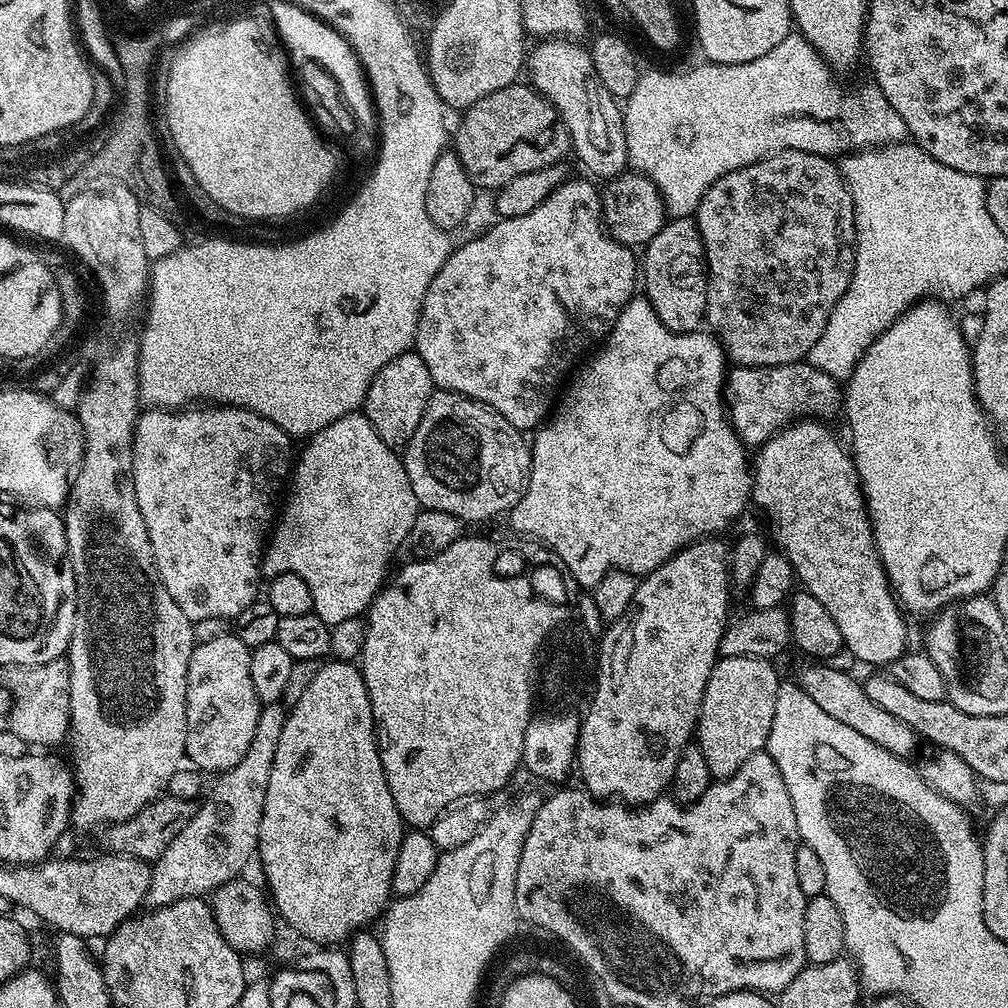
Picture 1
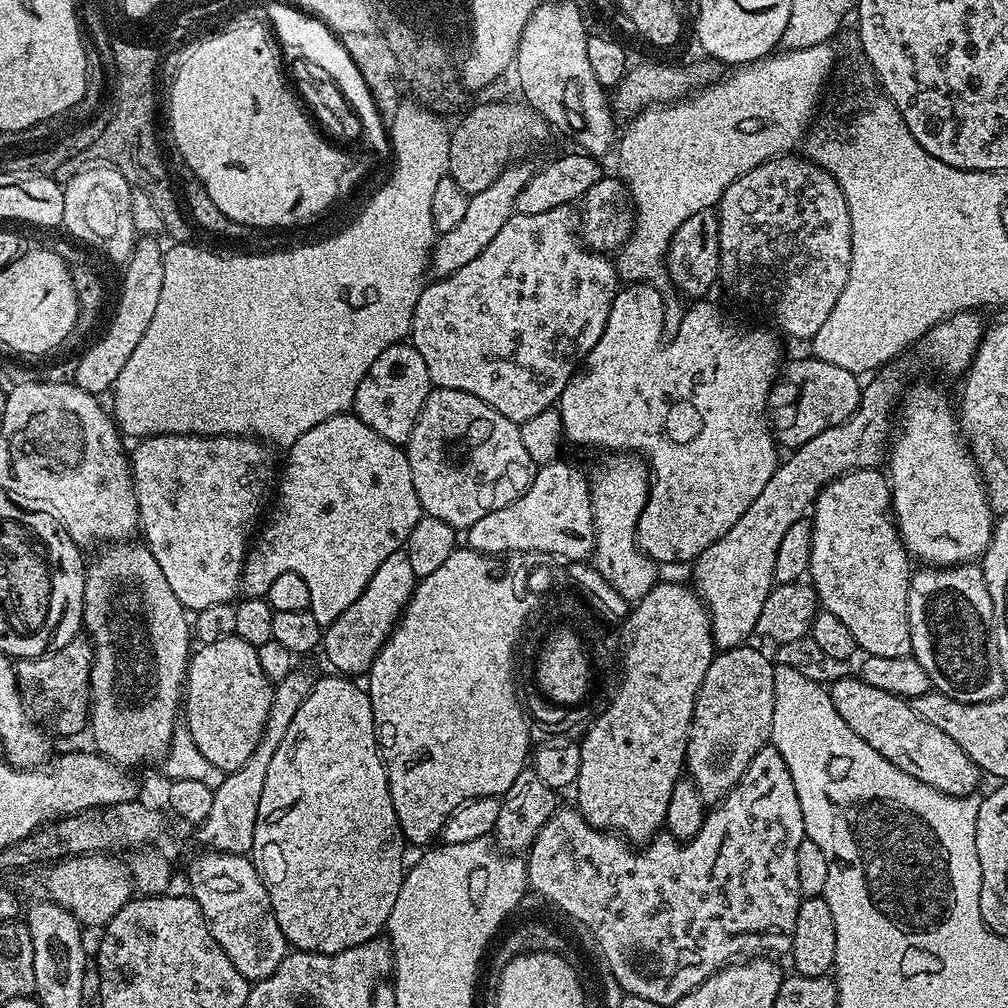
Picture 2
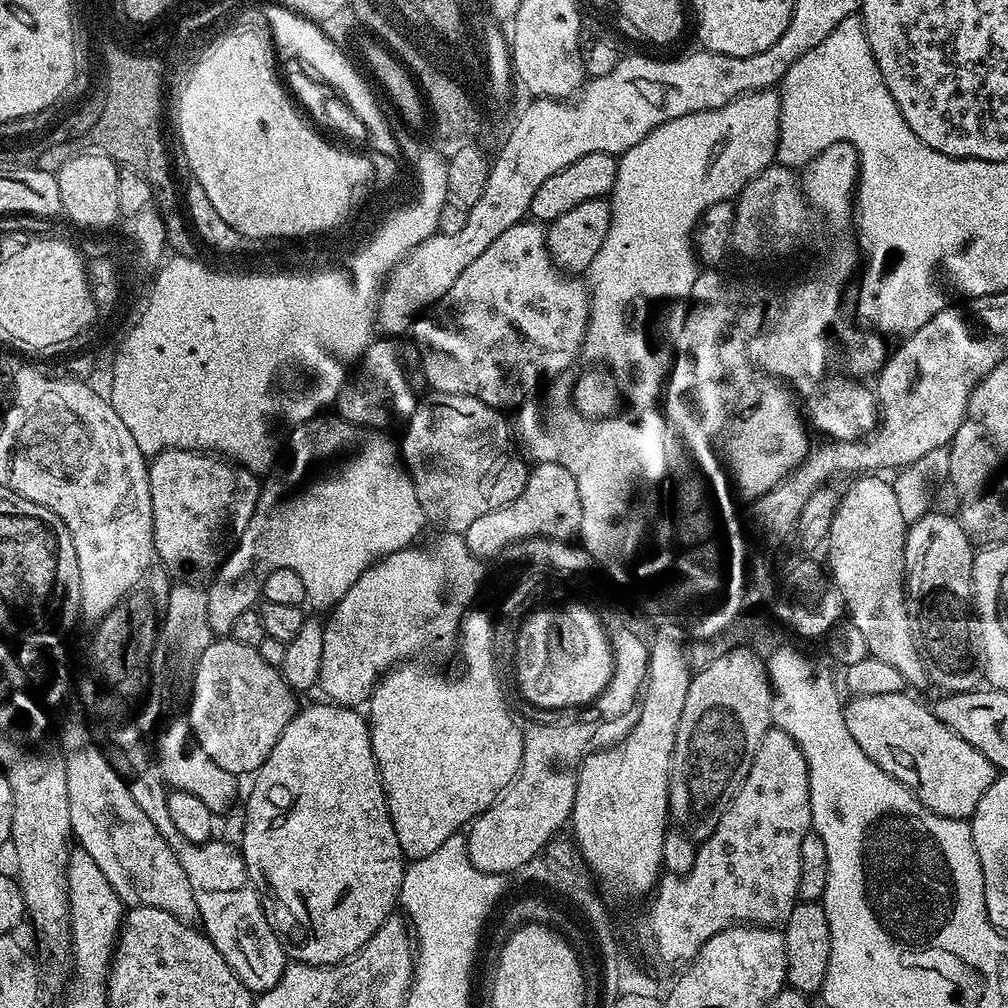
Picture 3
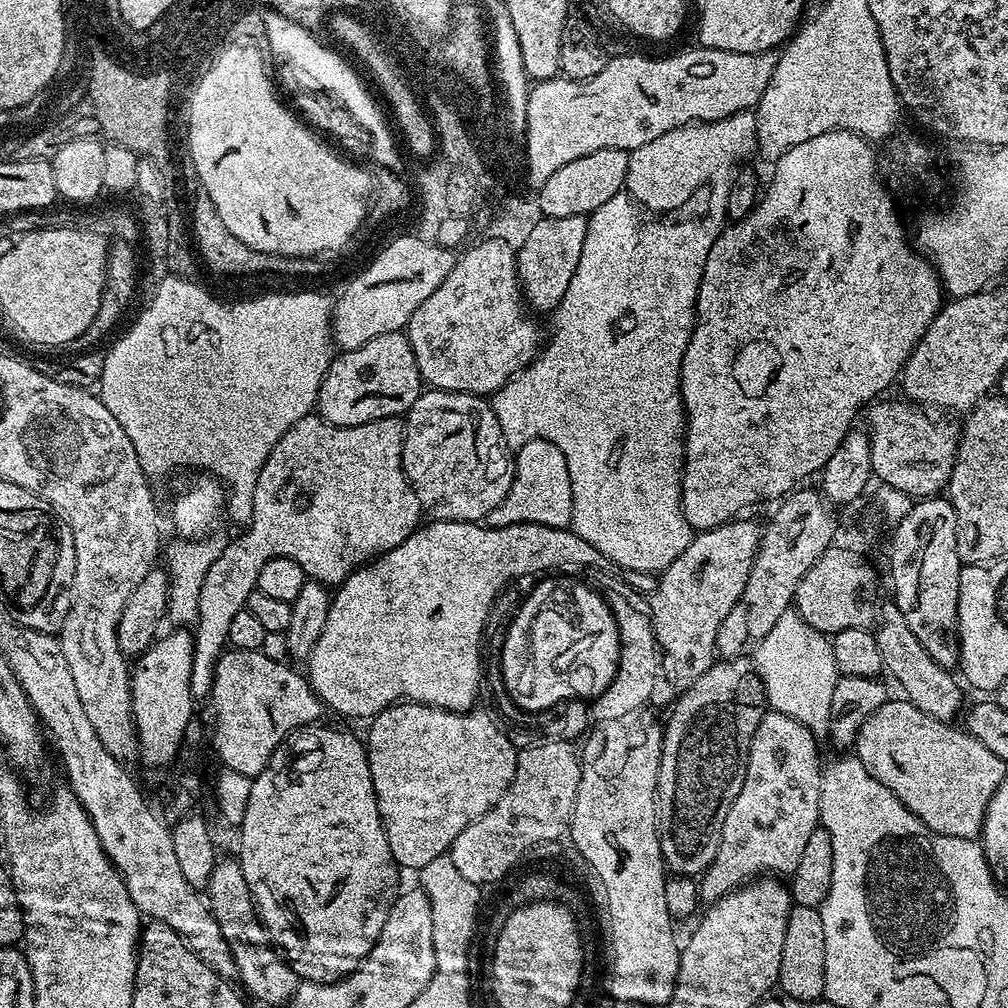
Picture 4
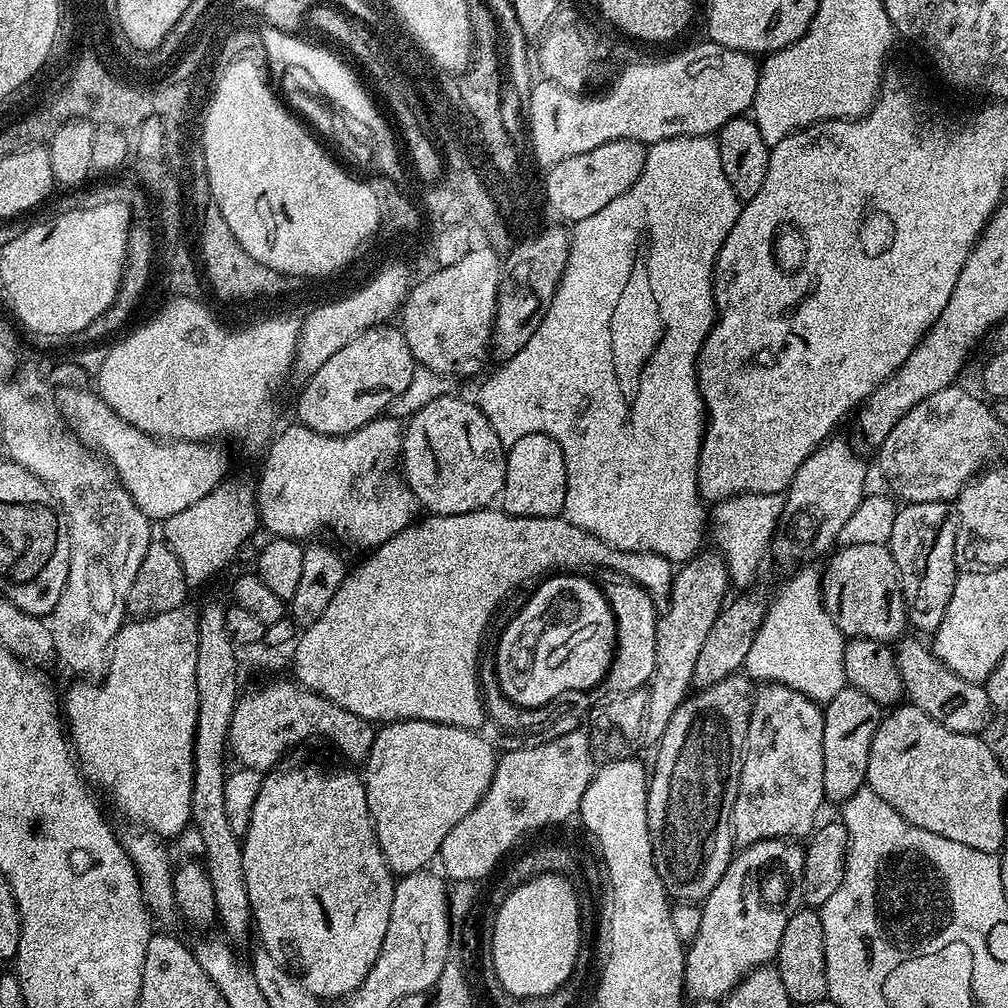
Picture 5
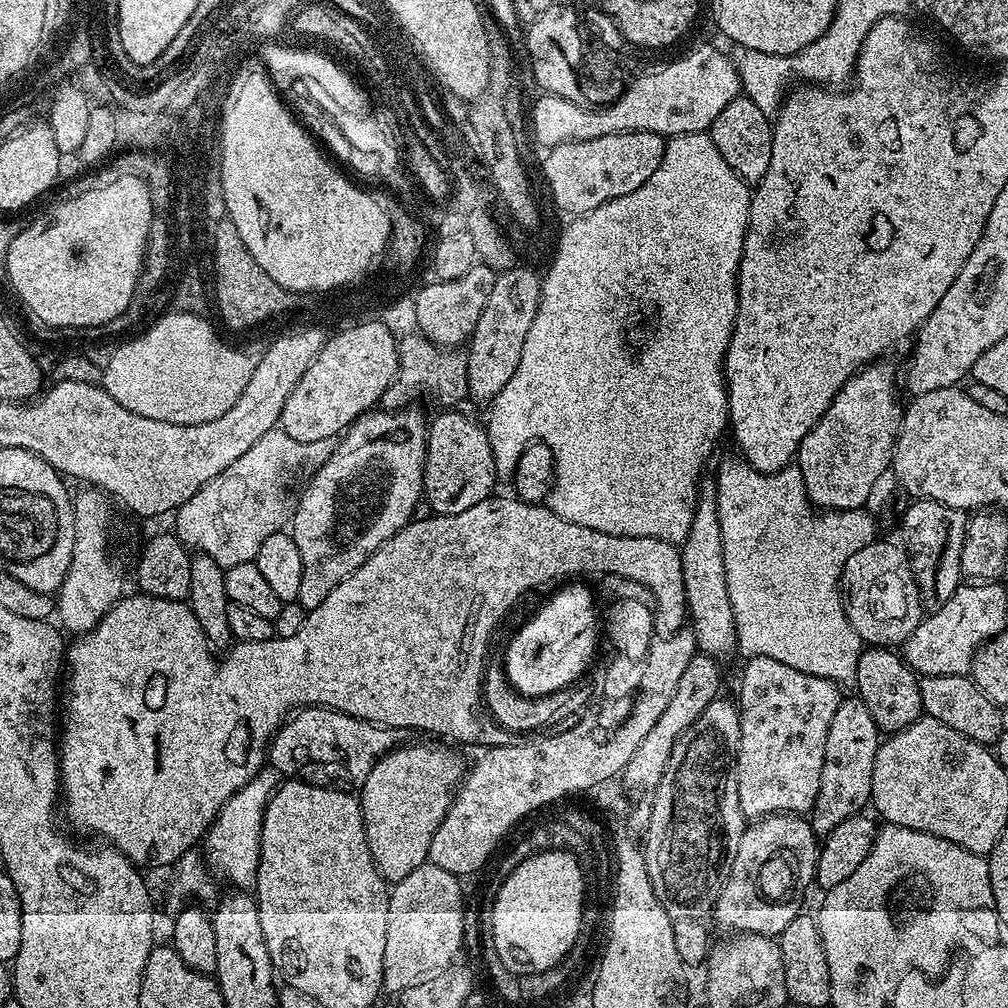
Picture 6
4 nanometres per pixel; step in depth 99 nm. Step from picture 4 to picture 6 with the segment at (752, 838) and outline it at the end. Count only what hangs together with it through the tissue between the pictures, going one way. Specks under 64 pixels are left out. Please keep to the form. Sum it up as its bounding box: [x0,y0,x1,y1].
[736,656,842,821]

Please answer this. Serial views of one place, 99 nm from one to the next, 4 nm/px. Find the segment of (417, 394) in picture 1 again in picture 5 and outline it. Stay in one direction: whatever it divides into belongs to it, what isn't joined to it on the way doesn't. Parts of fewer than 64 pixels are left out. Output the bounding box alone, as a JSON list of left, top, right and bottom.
[296,326,418,436]

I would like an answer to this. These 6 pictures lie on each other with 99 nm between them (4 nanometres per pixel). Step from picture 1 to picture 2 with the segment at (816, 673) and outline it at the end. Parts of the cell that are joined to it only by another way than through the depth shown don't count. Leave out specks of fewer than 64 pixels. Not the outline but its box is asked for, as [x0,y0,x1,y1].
[830,680,982,796]

